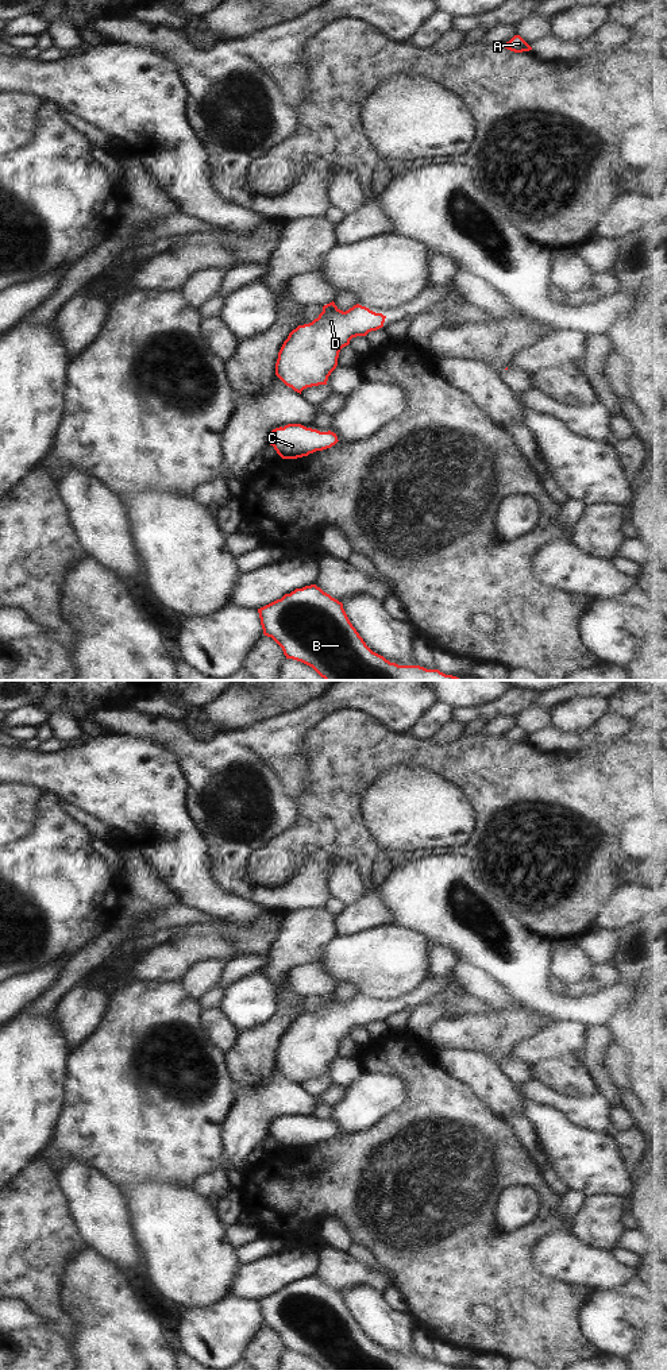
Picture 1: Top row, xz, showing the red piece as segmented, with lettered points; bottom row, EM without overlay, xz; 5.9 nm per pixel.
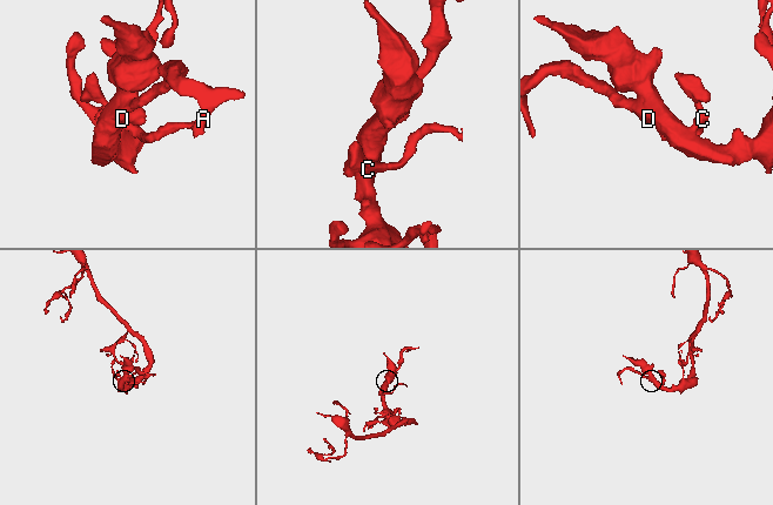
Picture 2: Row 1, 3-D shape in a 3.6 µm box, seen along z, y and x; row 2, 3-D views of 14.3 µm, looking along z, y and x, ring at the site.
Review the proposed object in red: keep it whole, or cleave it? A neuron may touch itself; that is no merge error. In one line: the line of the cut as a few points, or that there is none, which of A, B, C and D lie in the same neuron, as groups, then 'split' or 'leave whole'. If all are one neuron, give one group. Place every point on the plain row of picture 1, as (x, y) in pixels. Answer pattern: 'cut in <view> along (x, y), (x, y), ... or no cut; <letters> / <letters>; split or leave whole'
no cut; A B C D; leave whole

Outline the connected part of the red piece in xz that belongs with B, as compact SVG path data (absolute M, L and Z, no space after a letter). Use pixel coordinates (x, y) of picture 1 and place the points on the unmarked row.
M316 1276L296 1280L261 1300L258 1300L263 1325L271 1328L284 1342L286 1350L293 1350L312 1358L324 1370L459 1370L439 1361L420 1357L398 1357L373 1343L350 1313L343 1294L324 1284Z

